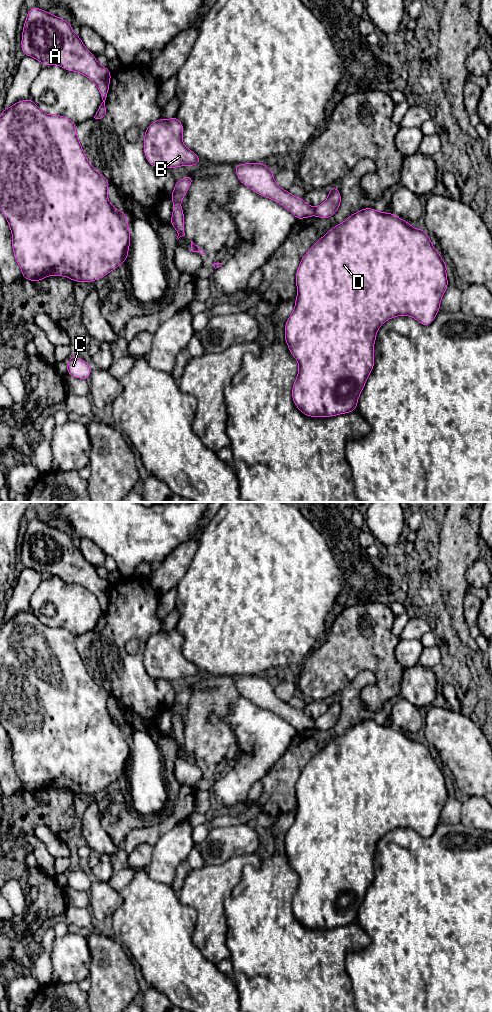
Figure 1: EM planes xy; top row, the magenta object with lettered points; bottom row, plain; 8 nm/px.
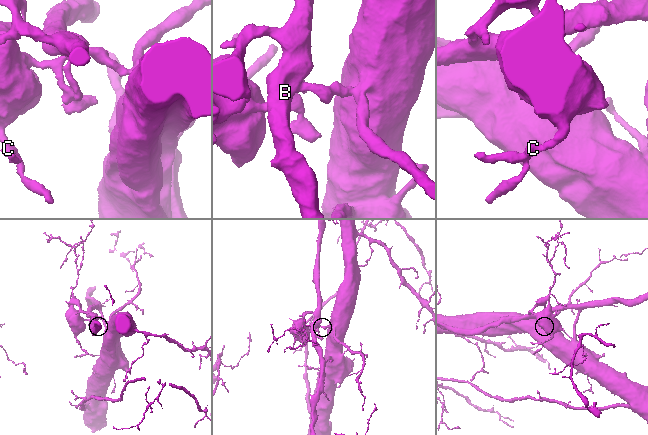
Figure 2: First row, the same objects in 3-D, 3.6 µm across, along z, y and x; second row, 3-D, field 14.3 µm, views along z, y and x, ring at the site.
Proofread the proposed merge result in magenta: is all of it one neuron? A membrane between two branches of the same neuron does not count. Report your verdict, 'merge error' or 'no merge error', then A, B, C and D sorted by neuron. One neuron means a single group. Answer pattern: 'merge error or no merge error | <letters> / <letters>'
merge error | A B C / D

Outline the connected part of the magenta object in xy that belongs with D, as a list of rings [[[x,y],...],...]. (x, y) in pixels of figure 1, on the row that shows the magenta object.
[[[364,208],[335,225],[321,237],[303,256],[296,272],[297,298],[295,308],[285,323],[285,342],[291,355],[298,361],[299,370],[292,387],[292,399],[296,407],[309,417],[331,417],[356,411],[358,398],[374,368],[374,343],[377,331],[387,320],[396,316],[411,316],[423,326],[429,326],[440,311],[441,299],[449,286],[446,276],[447,265],[433,247],[429,235],[421,228],[413,228],[410,223],[393,213],[378,212],[373,208]]]

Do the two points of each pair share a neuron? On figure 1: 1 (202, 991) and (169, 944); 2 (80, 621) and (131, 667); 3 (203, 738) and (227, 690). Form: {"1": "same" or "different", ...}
{"1": "same", "2": "different", "3": "same"}

